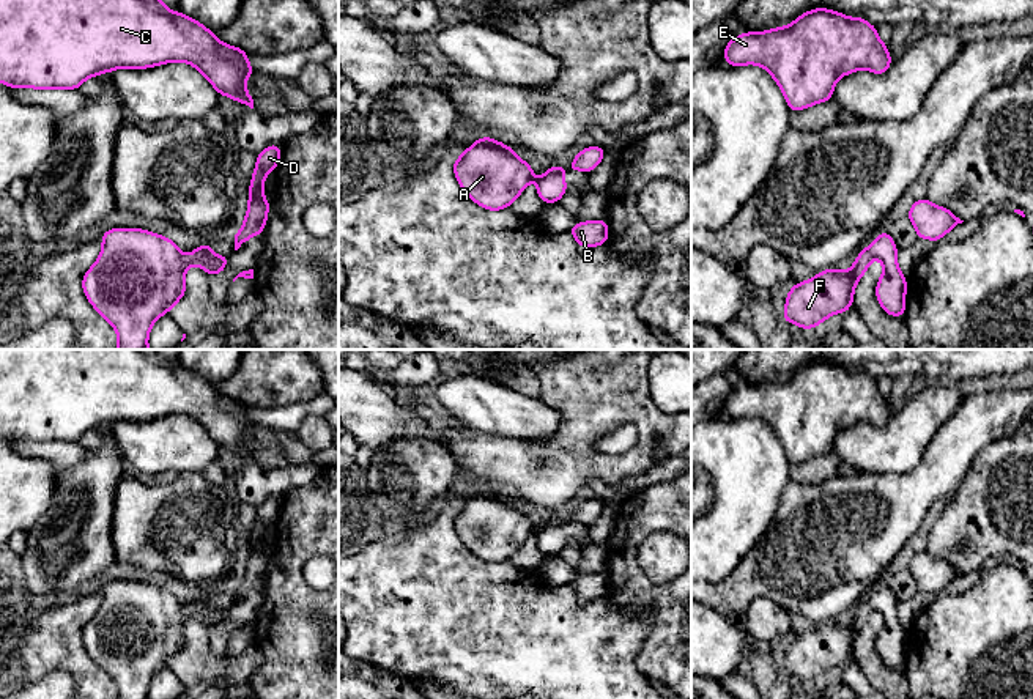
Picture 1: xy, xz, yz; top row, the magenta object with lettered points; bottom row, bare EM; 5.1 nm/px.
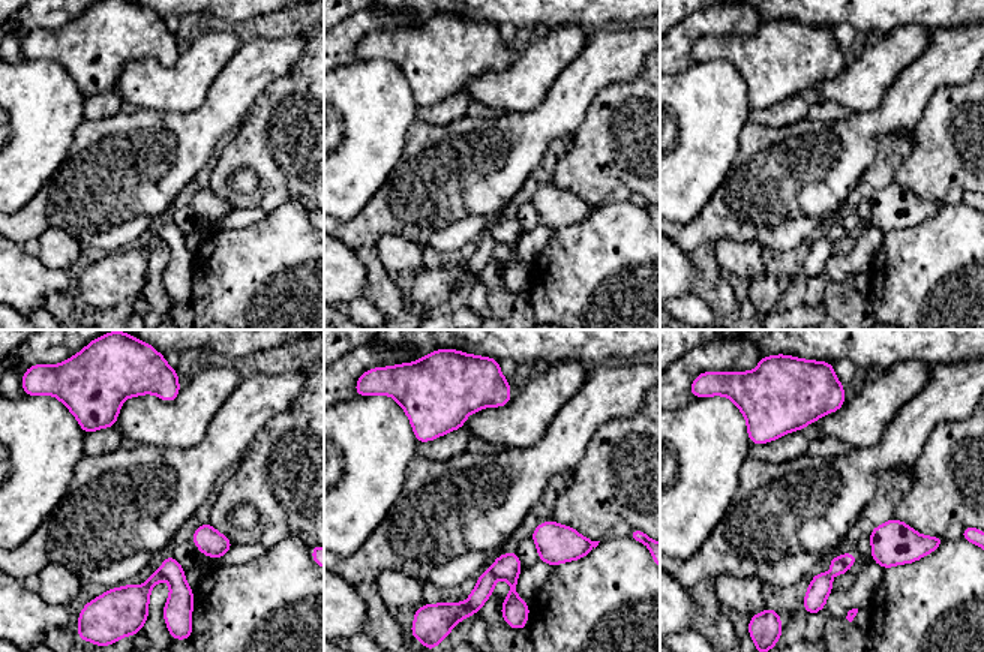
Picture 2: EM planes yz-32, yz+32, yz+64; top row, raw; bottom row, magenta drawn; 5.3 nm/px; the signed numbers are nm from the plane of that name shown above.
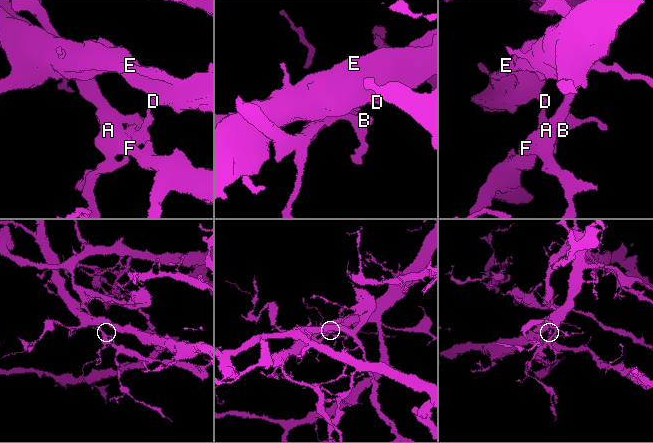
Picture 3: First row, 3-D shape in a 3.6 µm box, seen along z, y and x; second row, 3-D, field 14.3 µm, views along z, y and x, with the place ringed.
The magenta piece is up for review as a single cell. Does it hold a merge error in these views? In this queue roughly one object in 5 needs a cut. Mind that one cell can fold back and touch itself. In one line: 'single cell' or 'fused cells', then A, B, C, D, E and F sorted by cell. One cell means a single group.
fused cells; A B F / C D E

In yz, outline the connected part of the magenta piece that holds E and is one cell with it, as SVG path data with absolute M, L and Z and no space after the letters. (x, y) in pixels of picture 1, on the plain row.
M816 361L786 379L735 389L724 400L724 416L765 420L792 466L831 453L841 428L857 422L882 428L891 409L877 381L863 370Z

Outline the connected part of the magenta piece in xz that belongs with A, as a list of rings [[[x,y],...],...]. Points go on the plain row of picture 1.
[[[479,490],[455,512],[454,527],[461,543],[488,564],[509,560],[535,534],[532,520],[513,501],[490,490]]]

